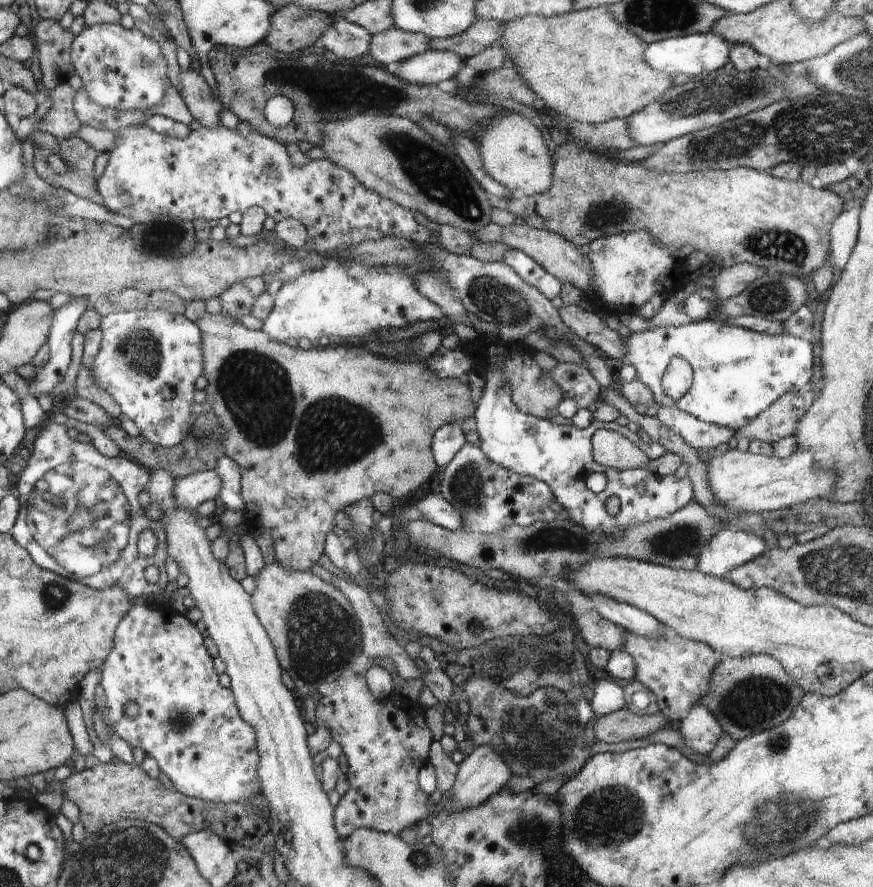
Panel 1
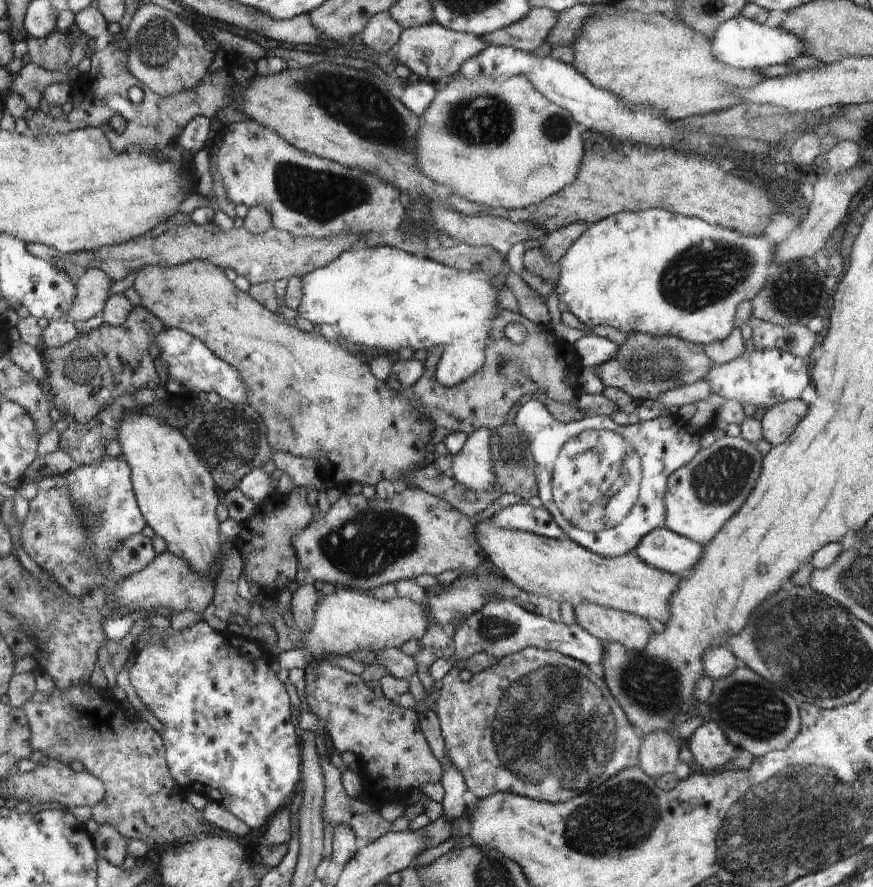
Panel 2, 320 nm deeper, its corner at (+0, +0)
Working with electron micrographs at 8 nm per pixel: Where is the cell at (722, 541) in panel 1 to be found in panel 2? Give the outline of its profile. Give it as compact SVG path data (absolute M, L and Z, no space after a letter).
M662 526L644 536L634 552L646 564L684 578L698 564L703 546Z

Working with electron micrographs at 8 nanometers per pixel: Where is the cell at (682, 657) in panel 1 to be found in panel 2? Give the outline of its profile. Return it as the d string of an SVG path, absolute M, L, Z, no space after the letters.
M584 601L574 609L576 622L605 643L619 642L633 651L642 651L654 634L652 623L629 612Z

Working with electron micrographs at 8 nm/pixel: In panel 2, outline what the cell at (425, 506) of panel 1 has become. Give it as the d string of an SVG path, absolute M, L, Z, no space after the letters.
M537 503L529 505L509 505L492 515L492 519L502 528L520 529L548 537L549 539L566 538L567 534L555 524L546 507Z

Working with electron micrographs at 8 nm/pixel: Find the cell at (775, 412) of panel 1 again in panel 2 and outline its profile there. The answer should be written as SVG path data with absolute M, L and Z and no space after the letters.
M802 399L789 400L768 407L761 418L763 438L776 446L786 442L788 437L804 418L808 406Z

